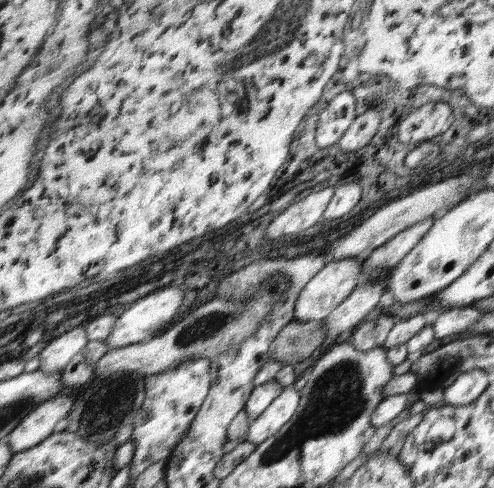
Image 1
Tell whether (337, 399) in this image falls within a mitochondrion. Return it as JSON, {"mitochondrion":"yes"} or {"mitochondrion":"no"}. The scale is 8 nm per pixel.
{"mitochondrion":"yes"}

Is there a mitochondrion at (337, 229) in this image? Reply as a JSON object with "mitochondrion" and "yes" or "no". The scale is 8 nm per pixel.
{"mitochondrion":"no"}

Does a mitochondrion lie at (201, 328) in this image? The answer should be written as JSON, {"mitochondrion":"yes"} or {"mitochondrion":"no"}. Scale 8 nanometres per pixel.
{"mitochondrion":"yes"}

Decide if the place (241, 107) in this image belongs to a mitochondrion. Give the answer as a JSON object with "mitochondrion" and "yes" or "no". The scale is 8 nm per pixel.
{"mitochondrion":"no"}

